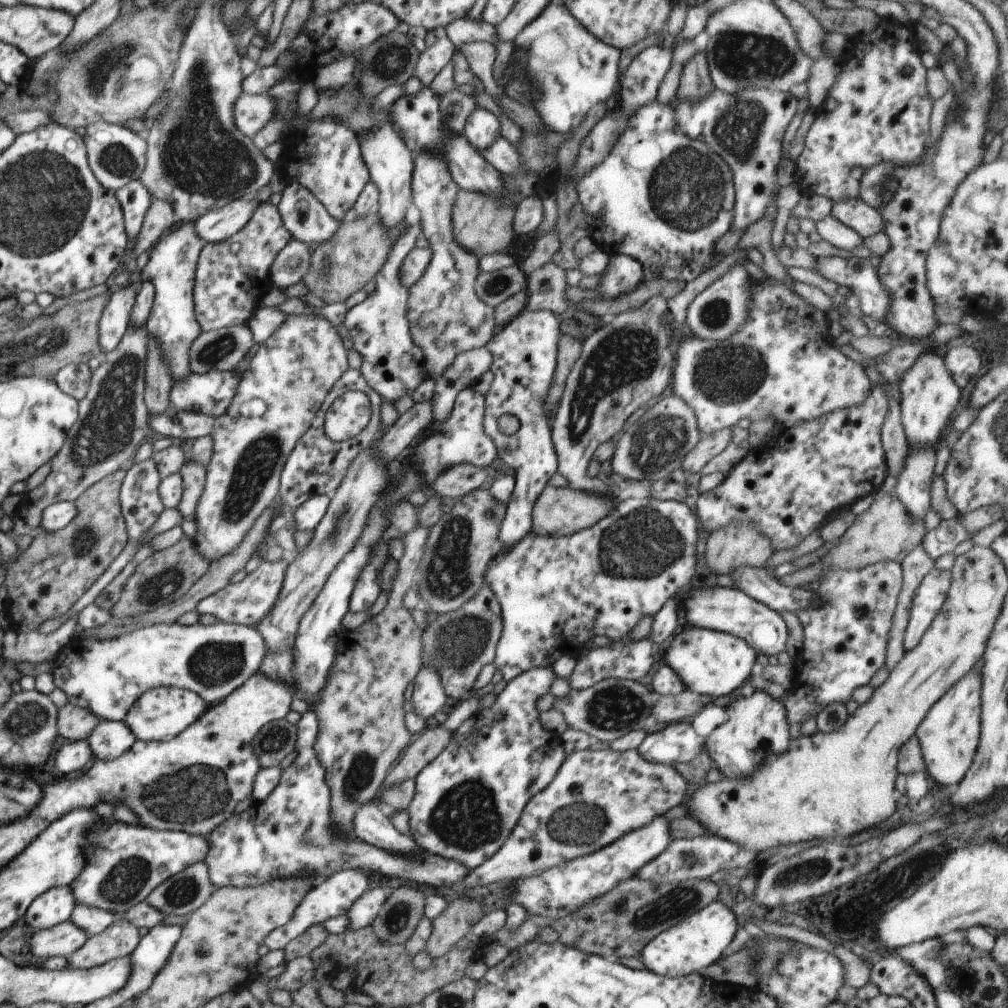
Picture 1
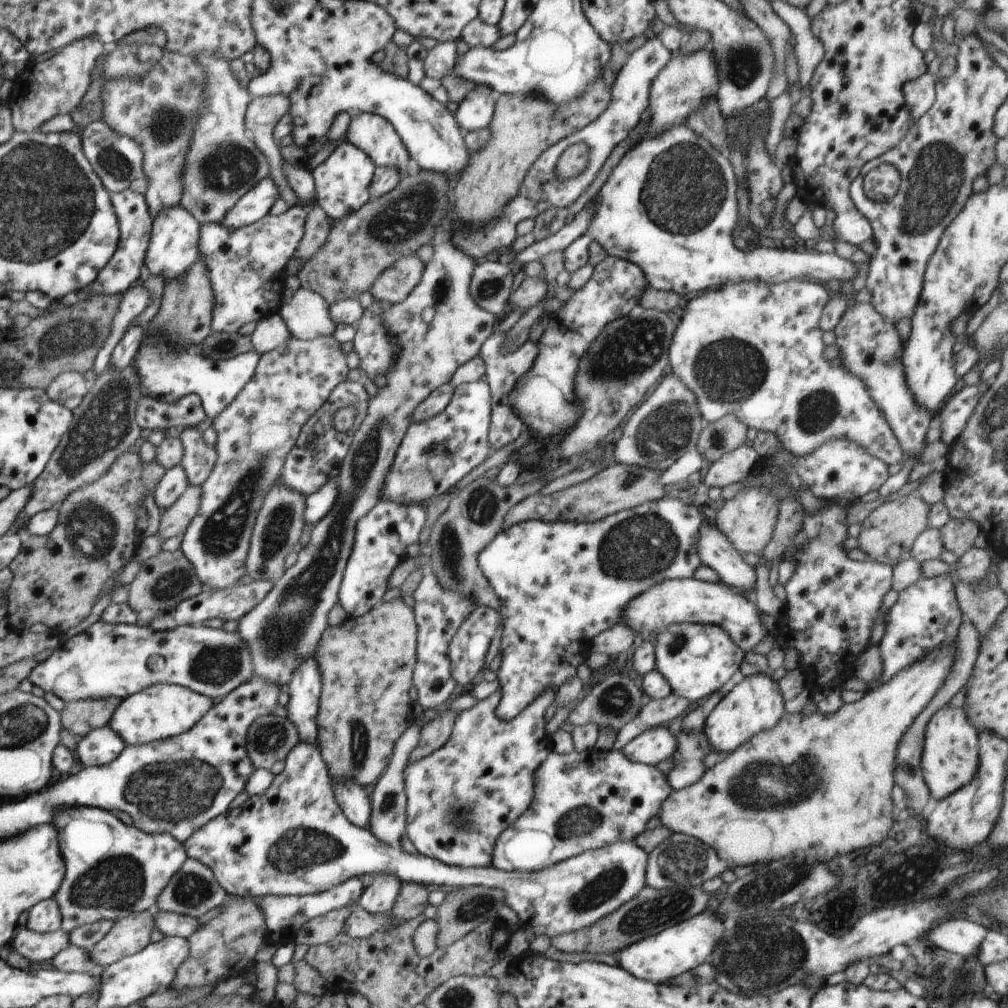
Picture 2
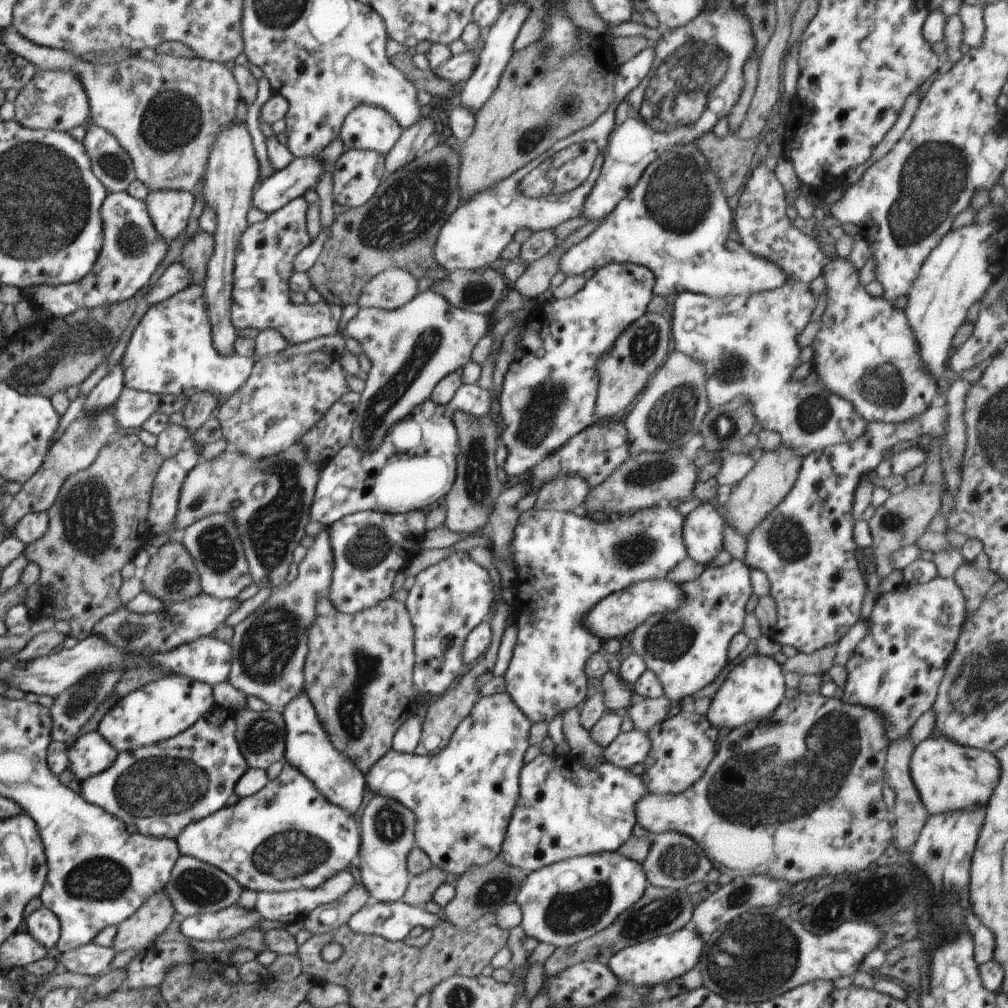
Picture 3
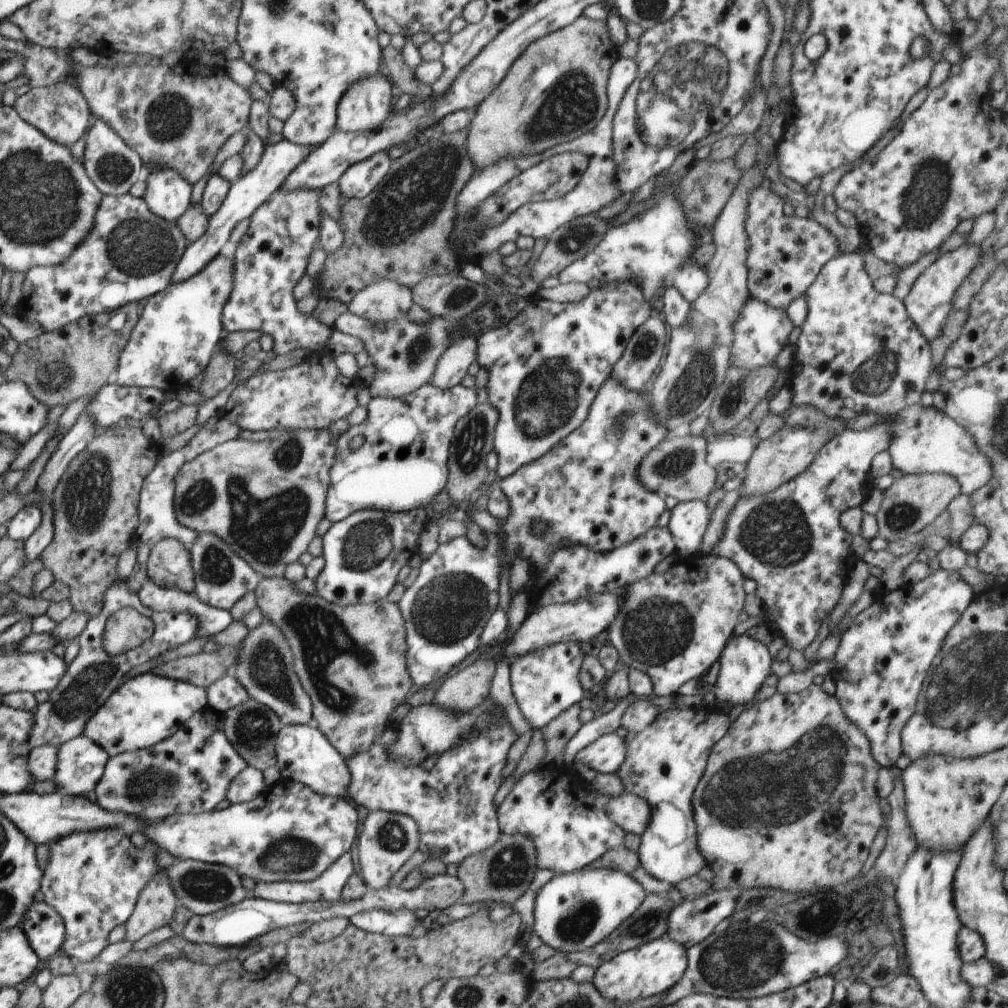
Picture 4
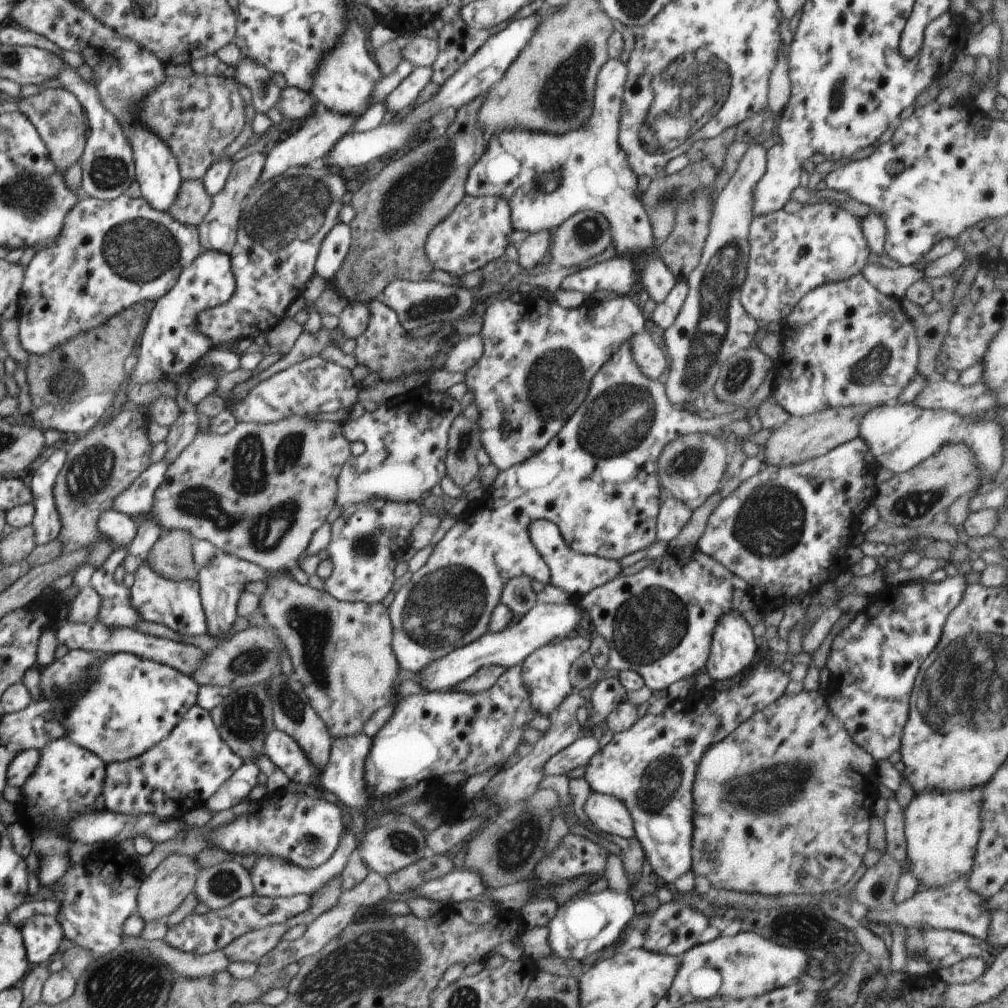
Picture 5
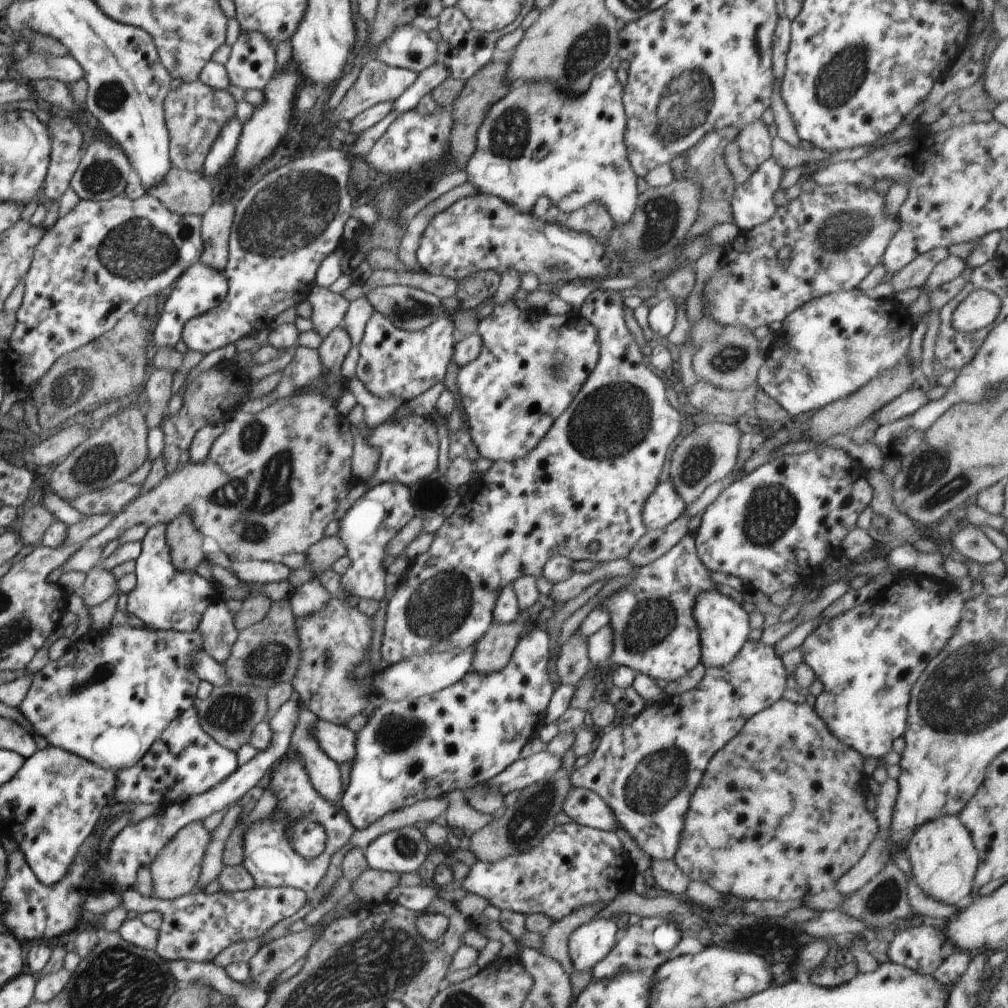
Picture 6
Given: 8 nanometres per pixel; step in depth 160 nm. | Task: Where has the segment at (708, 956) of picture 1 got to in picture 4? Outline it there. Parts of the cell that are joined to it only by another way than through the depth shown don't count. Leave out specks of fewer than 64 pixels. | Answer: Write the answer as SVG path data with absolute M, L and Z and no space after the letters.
M664 936L618 953L595 969L590 983L607 1001L614 1001L616 1005L627 1005L635 1000L665 993L682 978L687 964L687 950L668 936Z

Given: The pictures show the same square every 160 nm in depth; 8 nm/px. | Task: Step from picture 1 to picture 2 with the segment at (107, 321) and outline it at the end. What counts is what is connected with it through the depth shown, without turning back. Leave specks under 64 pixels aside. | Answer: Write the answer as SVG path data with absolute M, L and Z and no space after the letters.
M143 284L130 287L122 295L123 298L111 324L111 332L105 338L93 364L96 377L110 368L109 364L114 347L120 342L120 339L128 328L128 324L134 318L140 316L150 302L150 292L146 290Z

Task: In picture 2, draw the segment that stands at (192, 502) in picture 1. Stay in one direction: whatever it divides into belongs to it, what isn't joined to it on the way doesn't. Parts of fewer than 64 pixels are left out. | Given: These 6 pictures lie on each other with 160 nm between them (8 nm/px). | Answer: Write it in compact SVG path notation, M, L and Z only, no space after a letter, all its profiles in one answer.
M197 426L186 427L179 438L183 442L181 465L186 471L189 484L202 486L218 458L215 445L209 445L203 439L203 432Z

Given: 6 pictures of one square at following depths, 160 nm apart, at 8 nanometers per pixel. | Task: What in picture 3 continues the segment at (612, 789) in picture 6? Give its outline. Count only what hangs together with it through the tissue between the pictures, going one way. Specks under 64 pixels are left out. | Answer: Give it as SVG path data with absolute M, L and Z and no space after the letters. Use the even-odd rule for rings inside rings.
M684 711L653 726L647 731L651 745L648 756L643 760L645 769L639 776L646 790L656 795L677 795L698 782L715 757L718 731L706 715ZM678 831L652 834L649 853L641 865L650 885L683 890L693 882L705 881L706 875L713 868L702 847L693 838Z

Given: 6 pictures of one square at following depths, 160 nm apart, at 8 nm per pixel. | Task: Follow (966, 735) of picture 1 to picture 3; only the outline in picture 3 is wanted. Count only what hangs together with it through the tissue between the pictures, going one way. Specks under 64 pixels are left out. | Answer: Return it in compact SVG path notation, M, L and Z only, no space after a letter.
M934 734L913 750L909 769L914 786L929 815L984 807L1000 778L1000 763L995 754L965 747Z

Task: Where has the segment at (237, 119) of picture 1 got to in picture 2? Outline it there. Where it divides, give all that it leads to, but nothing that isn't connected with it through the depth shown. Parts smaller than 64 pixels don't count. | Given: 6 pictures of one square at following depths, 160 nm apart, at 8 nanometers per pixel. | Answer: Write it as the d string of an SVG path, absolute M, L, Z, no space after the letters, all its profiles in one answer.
M283 94L262 95L252 98L248 105L245 123L252 135L256 146L262 151L270 165L269 177L280 189L280 196L291 207L302 205L297 194L290 188L284 174L284 159L280 156L279 148L273 137L274 129L280 119L289 112L290 99Z

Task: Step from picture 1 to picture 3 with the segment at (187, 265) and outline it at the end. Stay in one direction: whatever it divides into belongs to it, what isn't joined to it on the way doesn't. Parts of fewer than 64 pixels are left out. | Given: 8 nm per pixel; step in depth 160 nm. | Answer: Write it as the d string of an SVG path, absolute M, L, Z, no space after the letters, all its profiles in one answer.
M164 189L147 192L144 201L156 230L170 244L184 232L195 200L191 191Z

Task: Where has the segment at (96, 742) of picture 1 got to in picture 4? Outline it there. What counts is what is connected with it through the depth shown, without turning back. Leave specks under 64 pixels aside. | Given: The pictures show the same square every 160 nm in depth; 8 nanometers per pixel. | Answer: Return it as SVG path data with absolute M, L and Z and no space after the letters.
M84 735L66 741L58 747L58 762L52 778L57 786L56 792L62 792L71 797L92 795L98 781L102 778L108 759L107 752Z

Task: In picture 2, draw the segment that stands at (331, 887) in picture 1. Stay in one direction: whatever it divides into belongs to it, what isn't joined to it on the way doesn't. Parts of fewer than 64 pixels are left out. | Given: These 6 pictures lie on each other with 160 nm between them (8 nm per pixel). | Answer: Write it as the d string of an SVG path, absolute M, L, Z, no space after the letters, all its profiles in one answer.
M352 877L344 882L341 882L338 886L332 887L330 890L325 890L316 894L307 895L266 895L263 897L257 897L256 902L258 908L265 916L267 924L266 939L270 943L282 946L290 943L295 943L298 932L311 918L316 918L321 914L326 914L334 909L342 908L347 904L354 904L362 894L364 887L358 877Z

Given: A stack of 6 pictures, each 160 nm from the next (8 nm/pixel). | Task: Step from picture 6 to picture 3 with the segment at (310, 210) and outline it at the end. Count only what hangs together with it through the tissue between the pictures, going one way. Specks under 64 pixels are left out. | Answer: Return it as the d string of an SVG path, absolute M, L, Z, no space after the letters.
M306 196L296 197L277 211L269 213L264 221L248 225L245 233L241 236L235 252L231 294L231 321L237 332L244 329L256 329L257 331L274 329L279 331L288 345L300 344L300 342L308 342L314 338L320 338L320 336L336 334L343 307L332 306L330 303L322 301L314 304L296 305L290 300L289 280L294 274L294 258L311 243L306 231L308 200L309 198Z

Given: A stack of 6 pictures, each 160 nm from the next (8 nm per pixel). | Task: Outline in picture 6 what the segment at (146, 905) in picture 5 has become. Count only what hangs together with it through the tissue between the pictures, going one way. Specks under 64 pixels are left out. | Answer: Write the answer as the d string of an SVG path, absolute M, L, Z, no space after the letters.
M194 821L183 826L150 866L153 882L152 897L166 900L194 892L201 875L202 860L210 841L211 832L204 827L203 821Z

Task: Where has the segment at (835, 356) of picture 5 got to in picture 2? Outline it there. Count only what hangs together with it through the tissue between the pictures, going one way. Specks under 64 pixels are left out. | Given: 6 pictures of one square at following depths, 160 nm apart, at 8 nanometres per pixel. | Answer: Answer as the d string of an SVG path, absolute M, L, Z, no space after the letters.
M855 302L848 305L833 330L836 335L835 343L842 357L841 366L862 381L868 394L888 421L906 458L916 454L914 460L917 463L921 452L925 449L926 432L933 426L935 414L918 404L906 382L901 361L906 341L903 344L895 324L883 317L871 302Z

